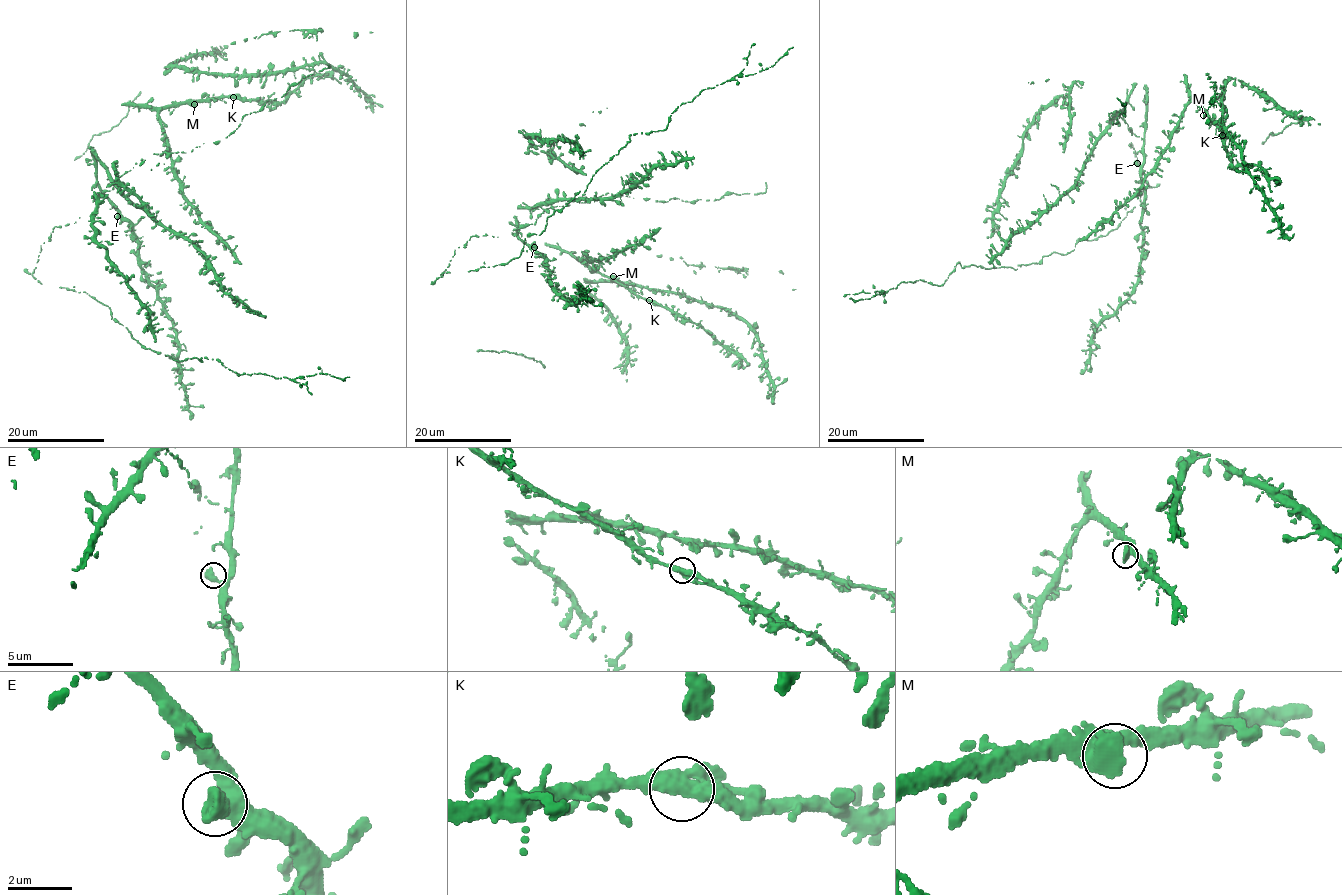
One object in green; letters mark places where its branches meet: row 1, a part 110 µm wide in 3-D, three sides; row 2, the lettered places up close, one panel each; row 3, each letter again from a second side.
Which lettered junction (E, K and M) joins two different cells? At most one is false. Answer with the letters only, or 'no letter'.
no letter

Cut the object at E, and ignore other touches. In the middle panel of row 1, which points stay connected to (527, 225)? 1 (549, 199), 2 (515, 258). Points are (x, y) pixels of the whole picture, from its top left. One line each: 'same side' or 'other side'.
1: other side
2: same side

